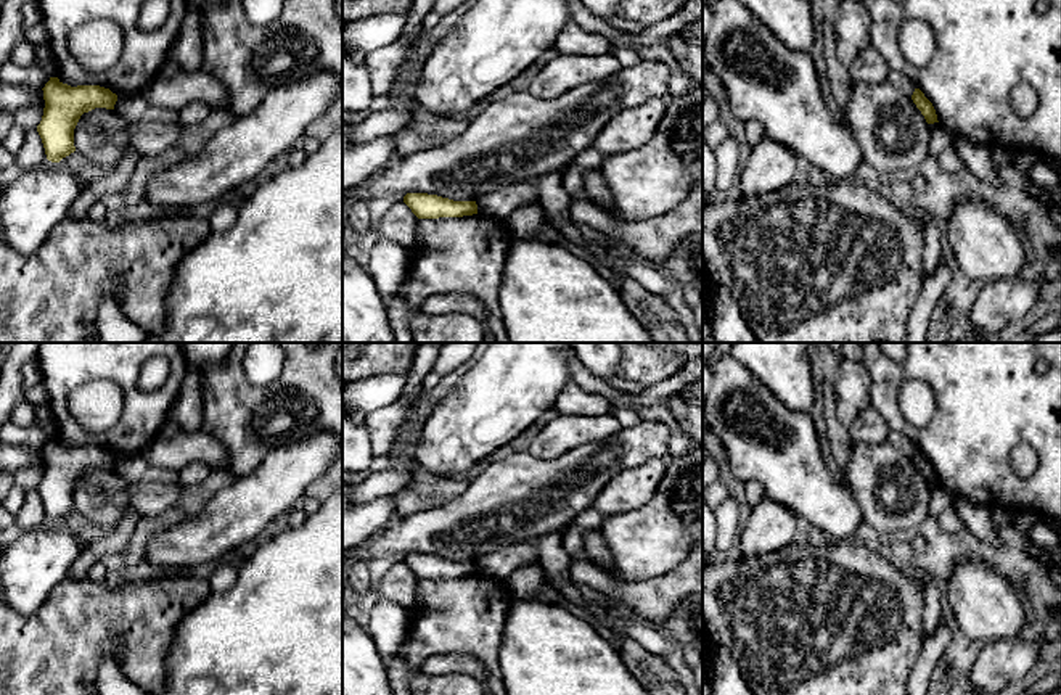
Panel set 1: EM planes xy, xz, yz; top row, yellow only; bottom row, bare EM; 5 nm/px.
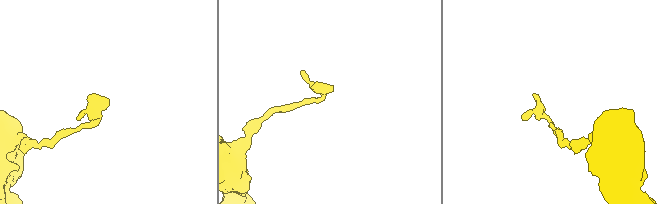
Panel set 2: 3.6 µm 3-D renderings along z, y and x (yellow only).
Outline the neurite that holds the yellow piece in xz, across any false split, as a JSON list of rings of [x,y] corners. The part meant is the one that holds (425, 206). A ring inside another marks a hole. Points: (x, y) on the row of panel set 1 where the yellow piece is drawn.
[[[407,193],[404,203],[418,219],[463,217],[477,214],[476,201],[453,201],[428,193]]]

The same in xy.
[[[50,77],[43,90],[43,116],[37,125],[47,159],[59,162],[76,151],[74,129],[84,113],[95,108],[114,109],[117,95],[100,85],[63,84],[58,77]]]

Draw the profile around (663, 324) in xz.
[[[621,277],[616,290],[653,343],[690,343],[677,312],[662,296],[646,291],[629,277]]]

